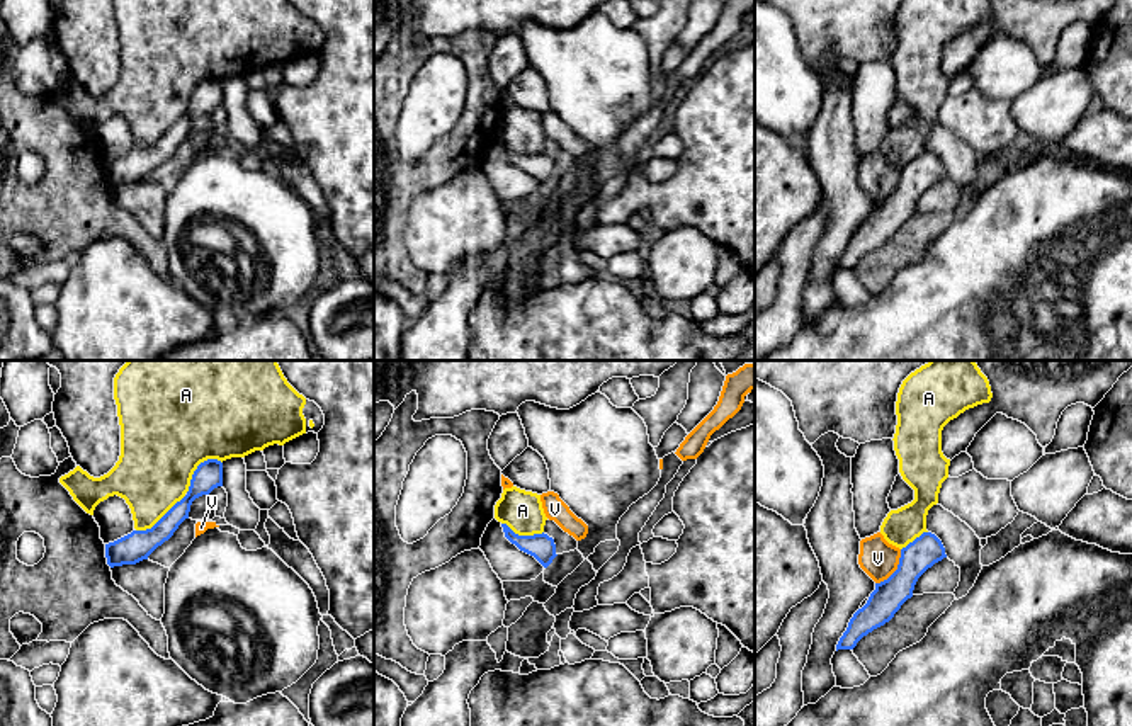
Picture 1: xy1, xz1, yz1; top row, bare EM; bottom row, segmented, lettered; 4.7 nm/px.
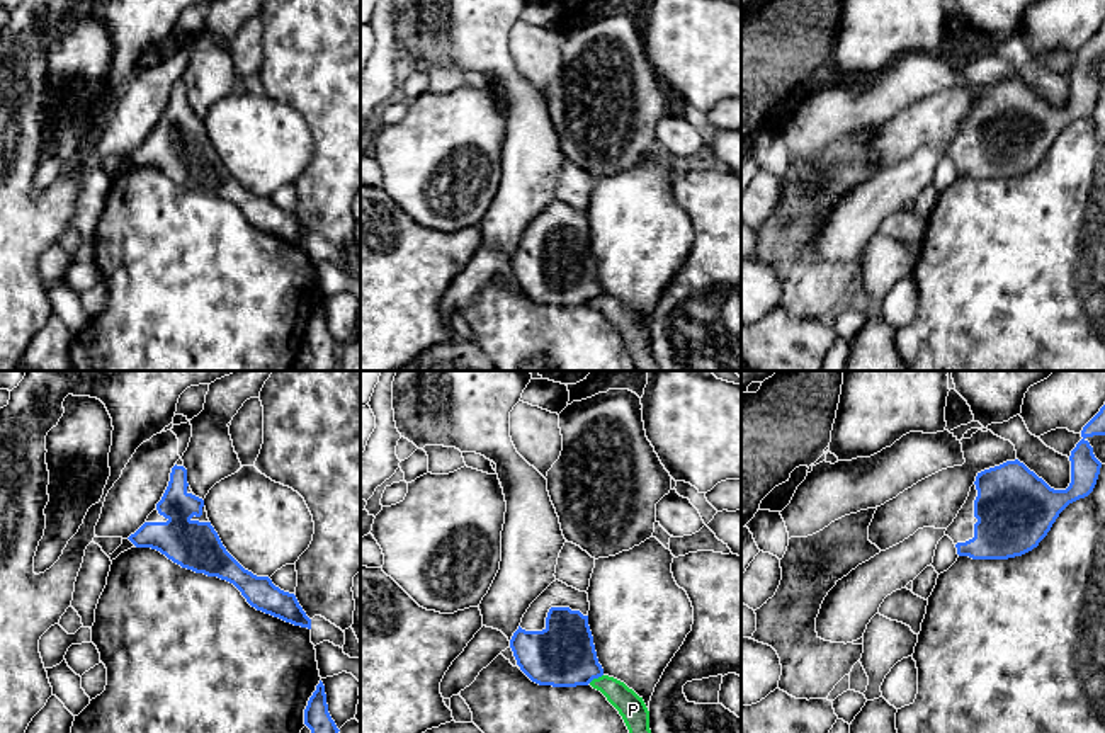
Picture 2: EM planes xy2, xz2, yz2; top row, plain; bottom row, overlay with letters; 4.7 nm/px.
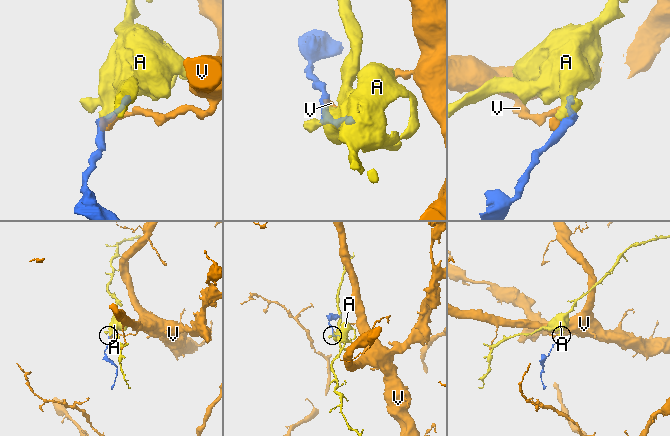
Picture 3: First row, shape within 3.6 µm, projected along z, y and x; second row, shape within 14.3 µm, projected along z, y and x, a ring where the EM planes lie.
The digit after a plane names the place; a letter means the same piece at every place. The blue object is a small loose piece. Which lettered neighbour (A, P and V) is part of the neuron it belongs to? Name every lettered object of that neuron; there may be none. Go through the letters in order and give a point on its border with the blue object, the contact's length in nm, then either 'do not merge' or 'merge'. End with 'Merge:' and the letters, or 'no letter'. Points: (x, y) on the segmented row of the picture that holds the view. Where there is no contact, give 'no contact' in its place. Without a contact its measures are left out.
A: meets blue in xy1 at (198, 468); contact 220 nm long; do not merge
P: meets blue in xz2 at (595, 677); contact 80 nm long; do not merge
V: meets blue in yz1 at (896, 570); contact 200 nm long; do not merge
Merge: no letter

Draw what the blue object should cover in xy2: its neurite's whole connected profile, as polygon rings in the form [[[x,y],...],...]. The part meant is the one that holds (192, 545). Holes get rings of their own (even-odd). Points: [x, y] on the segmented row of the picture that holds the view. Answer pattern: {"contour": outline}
{"contour": [[[178,459],[168,486],[146,522],[128,537],[136,548],[151,548],[182,568],[233,583],[246,602],[274,617],[311,629],[311,619],[294,594],[284,592],[269,577],[245,570],[223,546],[207,519],[204,500],[187,483]]]}

